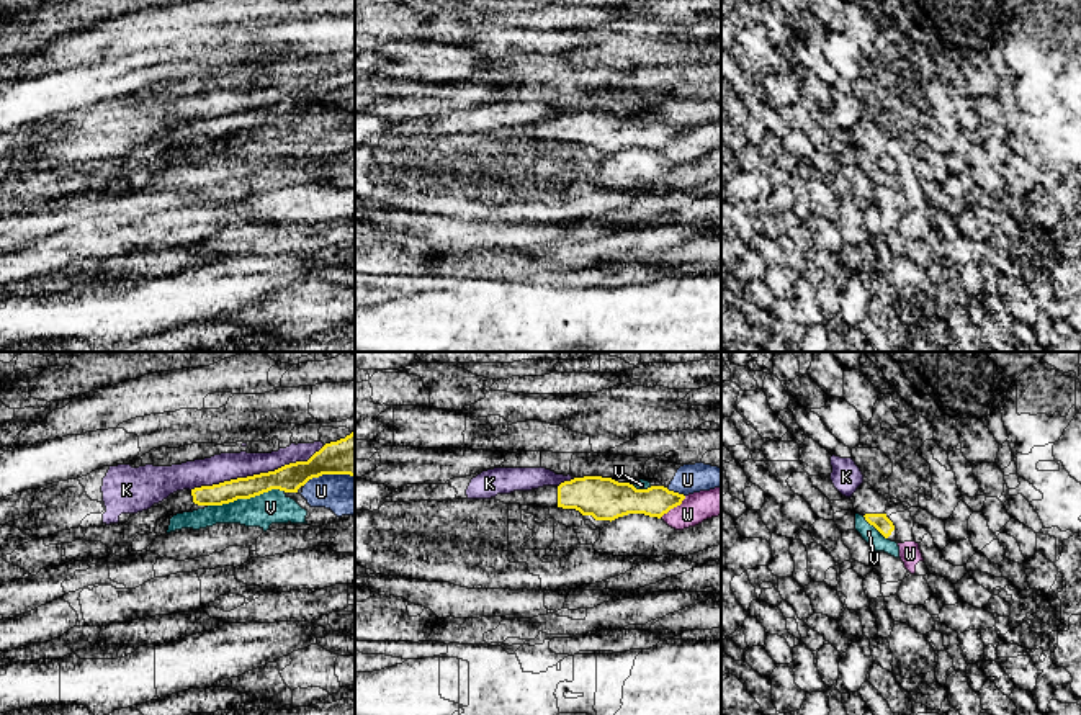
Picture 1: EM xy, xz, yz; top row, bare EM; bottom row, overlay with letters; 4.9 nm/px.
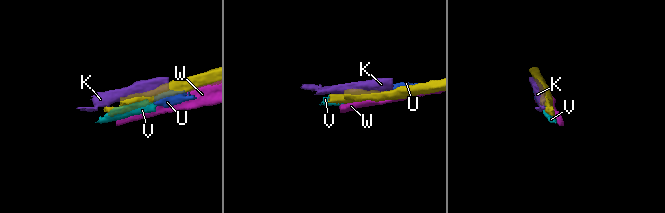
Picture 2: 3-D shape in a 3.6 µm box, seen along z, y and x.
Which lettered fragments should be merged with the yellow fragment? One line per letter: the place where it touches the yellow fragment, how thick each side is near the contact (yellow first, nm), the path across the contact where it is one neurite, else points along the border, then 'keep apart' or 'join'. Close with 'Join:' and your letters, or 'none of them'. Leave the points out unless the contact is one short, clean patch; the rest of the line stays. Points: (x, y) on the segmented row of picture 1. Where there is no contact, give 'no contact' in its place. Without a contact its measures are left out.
K: xy (257, 475) | 140/140 nm | keep apart
U: xy (327, 473) | 200/200 nm | keep apart
V: xy (246, 498) | 140/160 nm | keep apart
W: xz (672, 508) | 160/150 nm | keep apart
Join: none of them

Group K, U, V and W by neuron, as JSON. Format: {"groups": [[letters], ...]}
{"groups": [["K"], ["U", "V"], ["W"]]}

